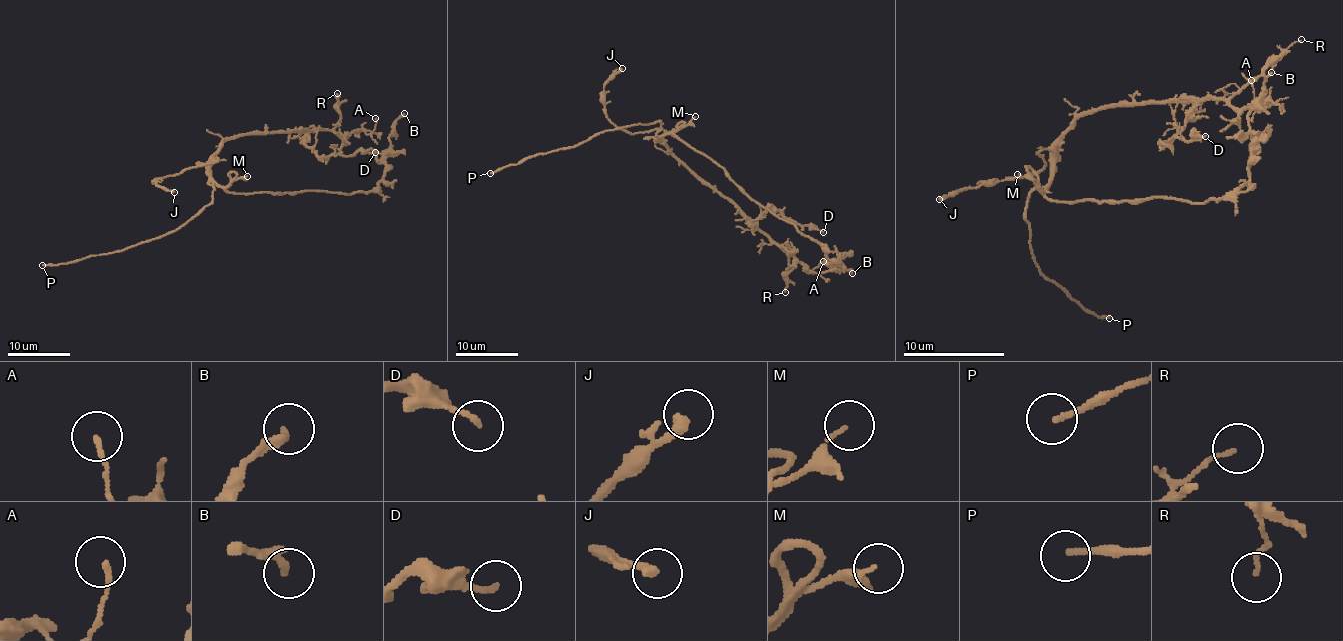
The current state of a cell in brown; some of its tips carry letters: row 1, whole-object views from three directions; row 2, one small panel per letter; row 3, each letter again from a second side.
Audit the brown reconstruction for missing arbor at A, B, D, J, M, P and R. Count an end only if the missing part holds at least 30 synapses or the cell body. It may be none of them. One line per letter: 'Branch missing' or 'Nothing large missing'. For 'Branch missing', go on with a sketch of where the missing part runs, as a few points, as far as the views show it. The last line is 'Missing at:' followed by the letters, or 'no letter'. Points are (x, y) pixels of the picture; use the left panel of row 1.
A: Nothing large missing
B: Nothing large missing
D: Nothing large missing
J: Nothing large missing
M: Nothing large missing
P: Branch missing
R: Nothing large missing
Missing at: P

